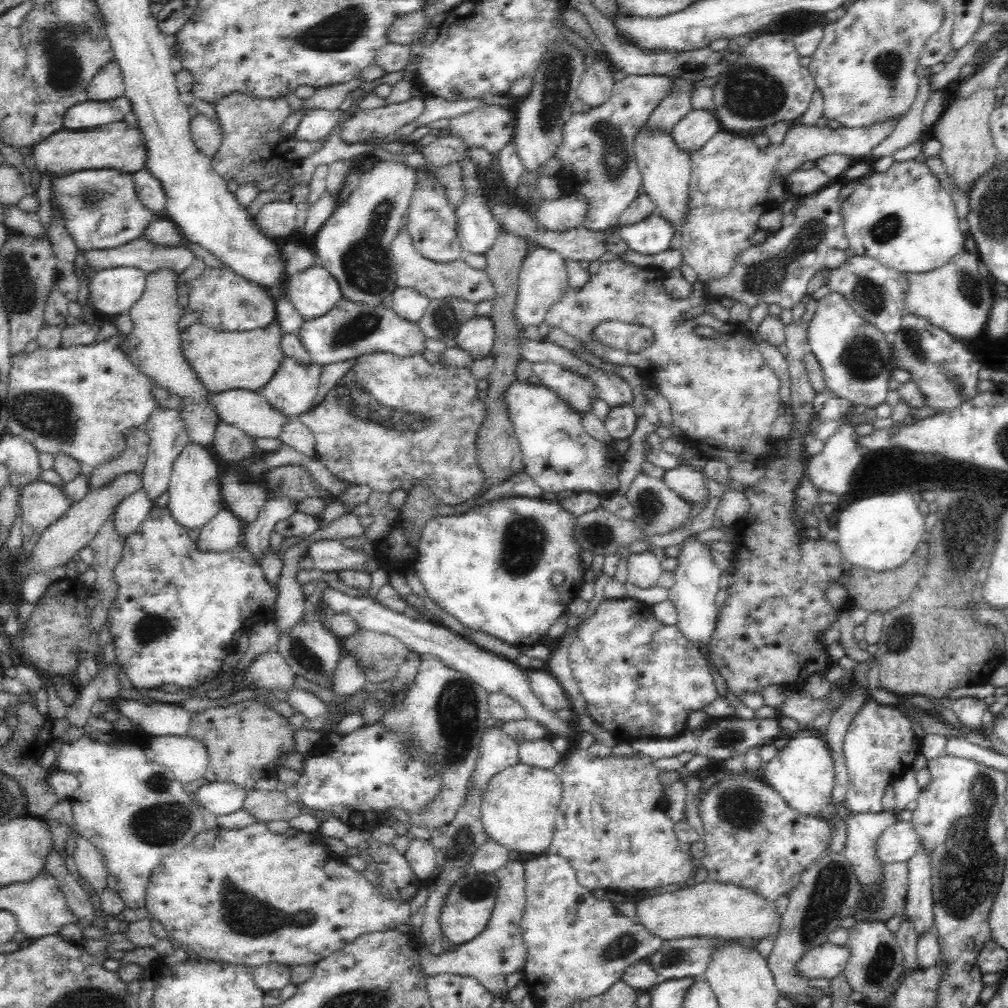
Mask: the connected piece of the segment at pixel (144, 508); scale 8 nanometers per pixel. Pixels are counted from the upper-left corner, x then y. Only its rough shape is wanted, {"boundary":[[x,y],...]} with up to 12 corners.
{"boundary":[[143,489],[113,512],[116,535],[135,534],[154,503]]}

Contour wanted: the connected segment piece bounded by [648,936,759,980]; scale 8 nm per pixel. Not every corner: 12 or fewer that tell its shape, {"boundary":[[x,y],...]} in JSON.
{"boundary":[[686,937],[662,941],[648,957],[661,980],[701,978],[724,944],[759,940]]}

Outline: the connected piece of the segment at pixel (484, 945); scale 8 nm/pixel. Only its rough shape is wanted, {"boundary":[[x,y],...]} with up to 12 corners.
{"boundary":[[524,863],[494,873],[486,930],[454,952],[420,947],[426,976],[474,977],[503,1005],[527,957]]}

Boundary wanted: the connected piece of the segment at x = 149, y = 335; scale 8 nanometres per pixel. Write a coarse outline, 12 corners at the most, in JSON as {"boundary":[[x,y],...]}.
{"boundary":[[178,273],[147,274],[128,311],[124,349],[184,399],[191,442],[209,446],[220,418],[184,358]]}

